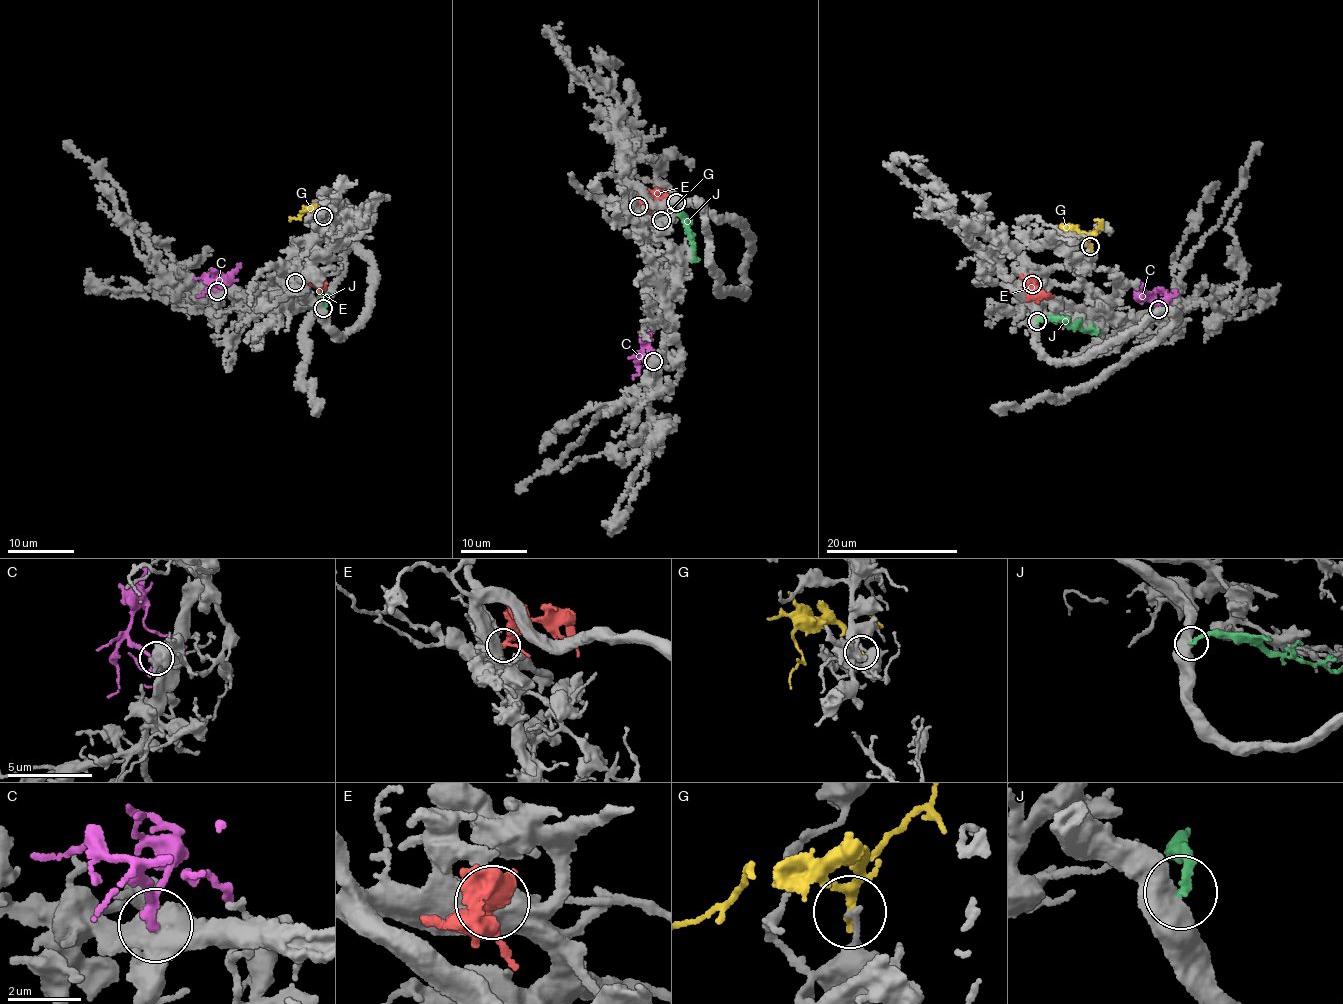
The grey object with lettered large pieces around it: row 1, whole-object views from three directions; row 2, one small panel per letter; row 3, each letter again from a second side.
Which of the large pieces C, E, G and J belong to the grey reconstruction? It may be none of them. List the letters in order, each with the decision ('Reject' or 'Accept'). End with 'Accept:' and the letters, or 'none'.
C: Accept
E: Accept
G: Reject
J: Reject
Accept: C, E

